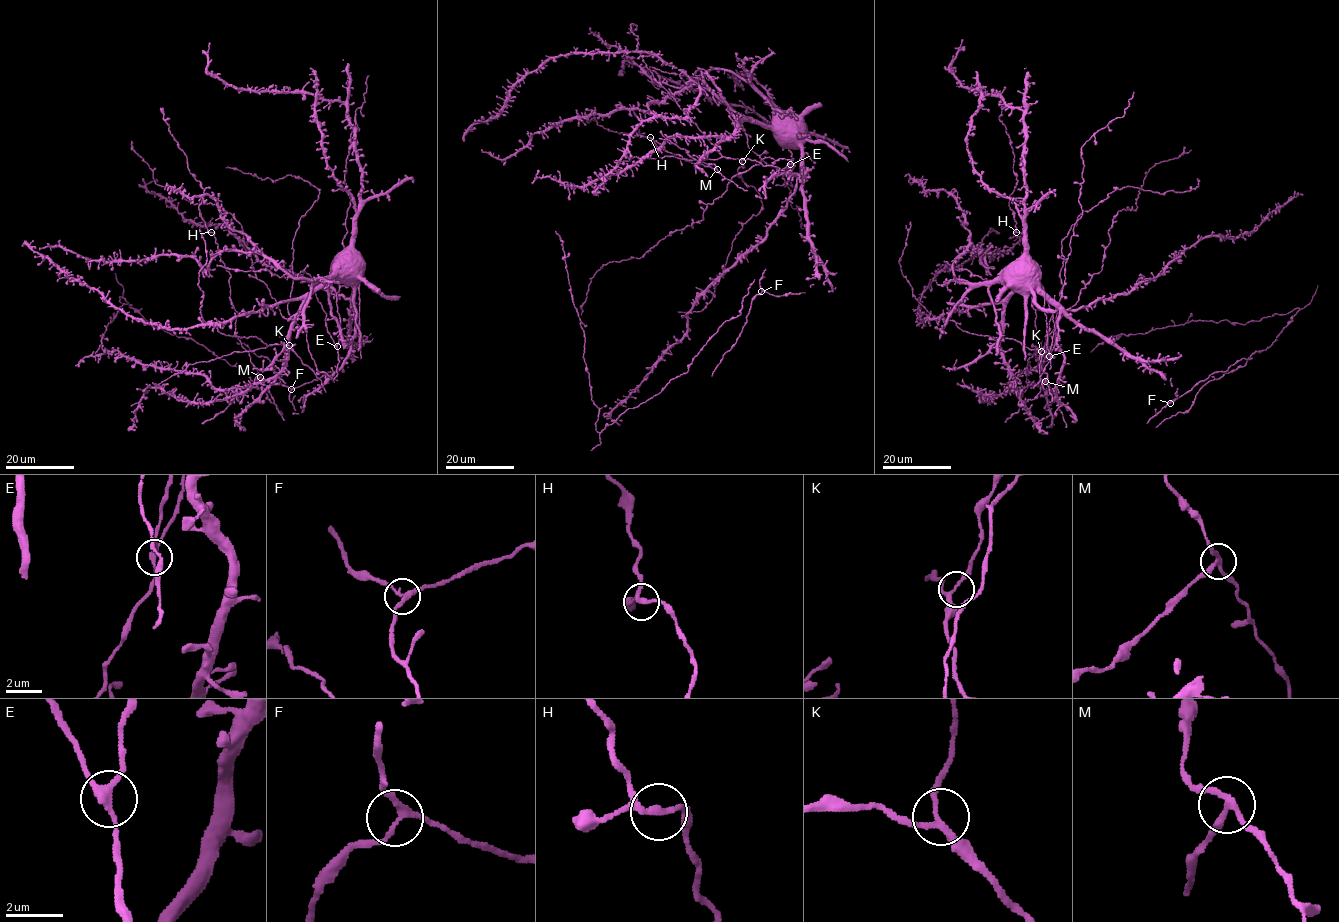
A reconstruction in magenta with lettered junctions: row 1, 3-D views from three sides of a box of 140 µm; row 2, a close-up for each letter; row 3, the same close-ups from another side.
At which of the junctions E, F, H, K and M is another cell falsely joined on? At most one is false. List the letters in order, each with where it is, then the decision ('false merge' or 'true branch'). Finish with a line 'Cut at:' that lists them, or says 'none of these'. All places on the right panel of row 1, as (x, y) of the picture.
E: place (1049, 356); true branch
F: place (1170, 403); true branch
H: place (1016, 232); true branch
K: place (1041, 351); true branch
M: place (1045, 381); false merge
Cut at: M

